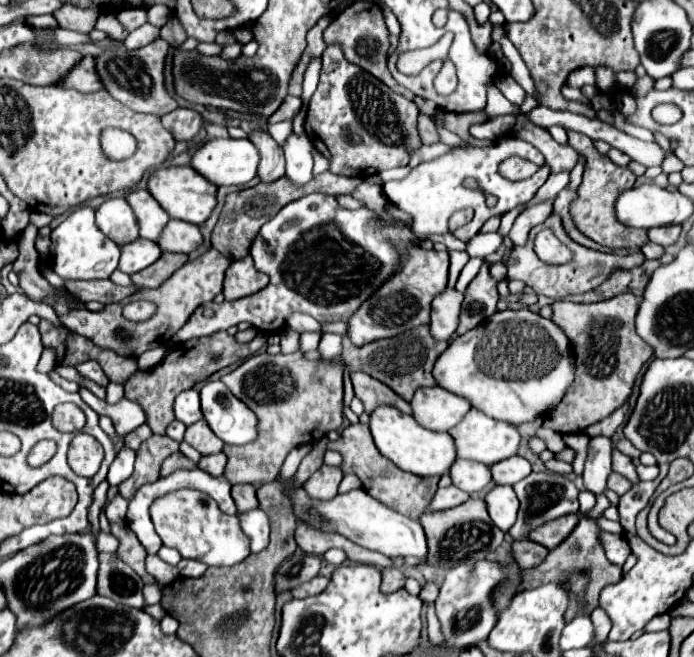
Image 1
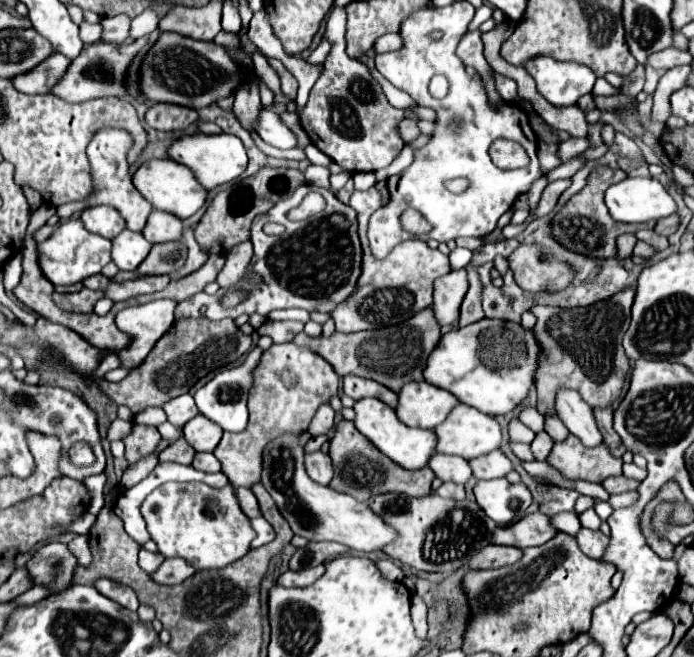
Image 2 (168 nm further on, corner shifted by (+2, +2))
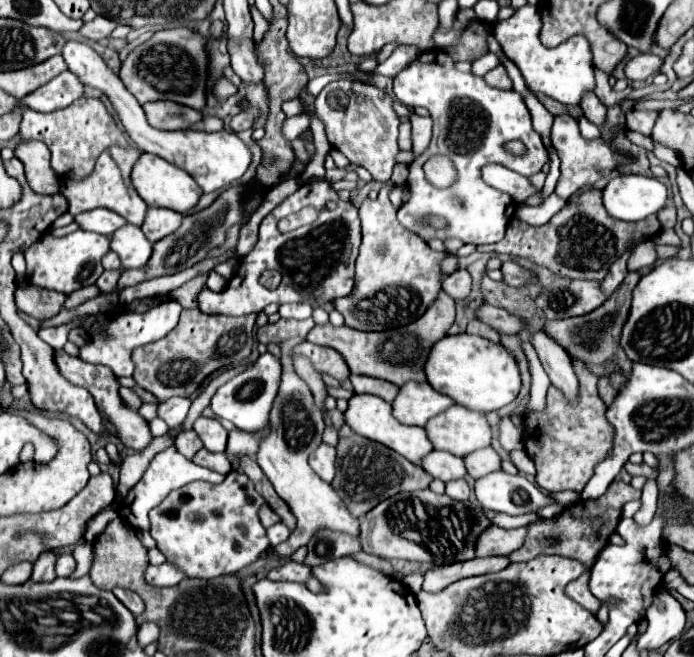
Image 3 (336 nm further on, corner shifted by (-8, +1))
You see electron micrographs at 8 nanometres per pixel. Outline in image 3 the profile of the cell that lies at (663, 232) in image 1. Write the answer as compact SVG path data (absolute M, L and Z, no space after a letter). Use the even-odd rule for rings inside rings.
M666 204L658 212L658 220L660 220L662 228L674 228L674 224L676 224L676 208L674 208L674 204Z

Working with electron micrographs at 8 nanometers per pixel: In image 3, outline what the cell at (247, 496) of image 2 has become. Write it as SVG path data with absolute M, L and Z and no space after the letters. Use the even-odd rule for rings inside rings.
M264 504L264 506L260 508L260 520L262 520L264 528L270 528L270 526L274 526L274 524L280 522L280 516L278 516L268 504Z

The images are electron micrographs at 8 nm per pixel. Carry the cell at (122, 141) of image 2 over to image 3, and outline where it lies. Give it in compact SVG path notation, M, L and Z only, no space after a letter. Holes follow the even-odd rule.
M110 146L108 150L104 150L92 170L90 176L82 178L82 180L62 180L60 182L60 194L66 196L68 200L68 212L72 216L86 212L86 210L94 210L94 208L108 208L116 214L120 214L126 222L140 226L140 222L144 220L146 214L146 202L140 200L140 196L136 194L136 190L130 186L130 170L134 166L134 162L138 160L140 152L134 146Z

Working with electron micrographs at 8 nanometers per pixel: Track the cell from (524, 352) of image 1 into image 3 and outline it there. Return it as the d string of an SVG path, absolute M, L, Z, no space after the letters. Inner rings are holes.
M470 334L444 336L438 340L424 362L424 374L436 392L446 394L456 404L476 412L498 410L510 404L520 392L520 372L512 354L502 344Z

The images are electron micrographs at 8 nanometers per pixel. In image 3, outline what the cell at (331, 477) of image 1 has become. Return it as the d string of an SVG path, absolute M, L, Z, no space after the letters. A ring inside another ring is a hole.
M320 444L312 454L310 454L310 466L312 470L324 480L330 482L336 472L336 450L328 444Z

